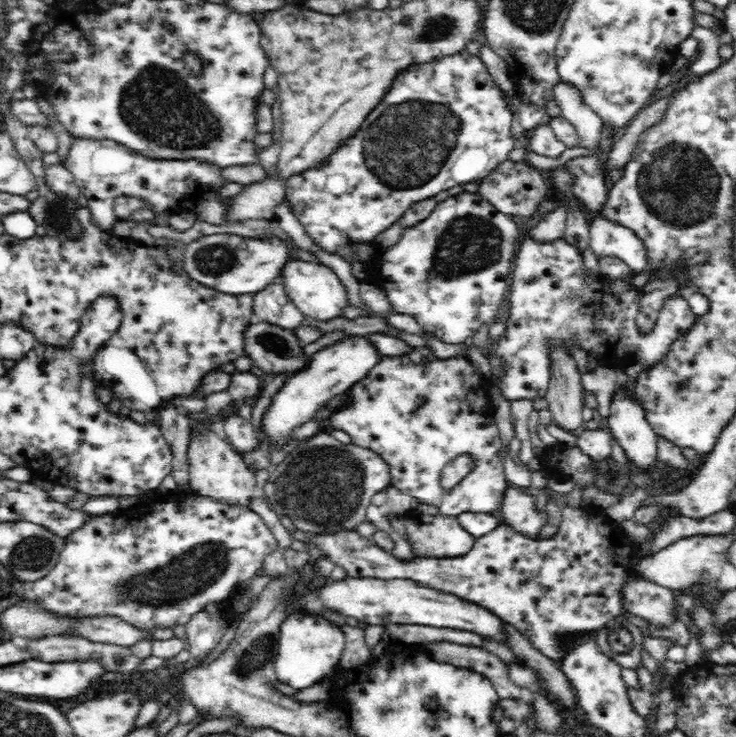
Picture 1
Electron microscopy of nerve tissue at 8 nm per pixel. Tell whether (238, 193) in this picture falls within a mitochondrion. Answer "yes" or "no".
no

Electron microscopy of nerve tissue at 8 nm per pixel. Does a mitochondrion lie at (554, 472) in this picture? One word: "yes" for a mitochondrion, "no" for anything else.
no

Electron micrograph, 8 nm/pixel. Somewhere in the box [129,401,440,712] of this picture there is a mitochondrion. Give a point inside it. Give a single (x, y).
(324, 486)

